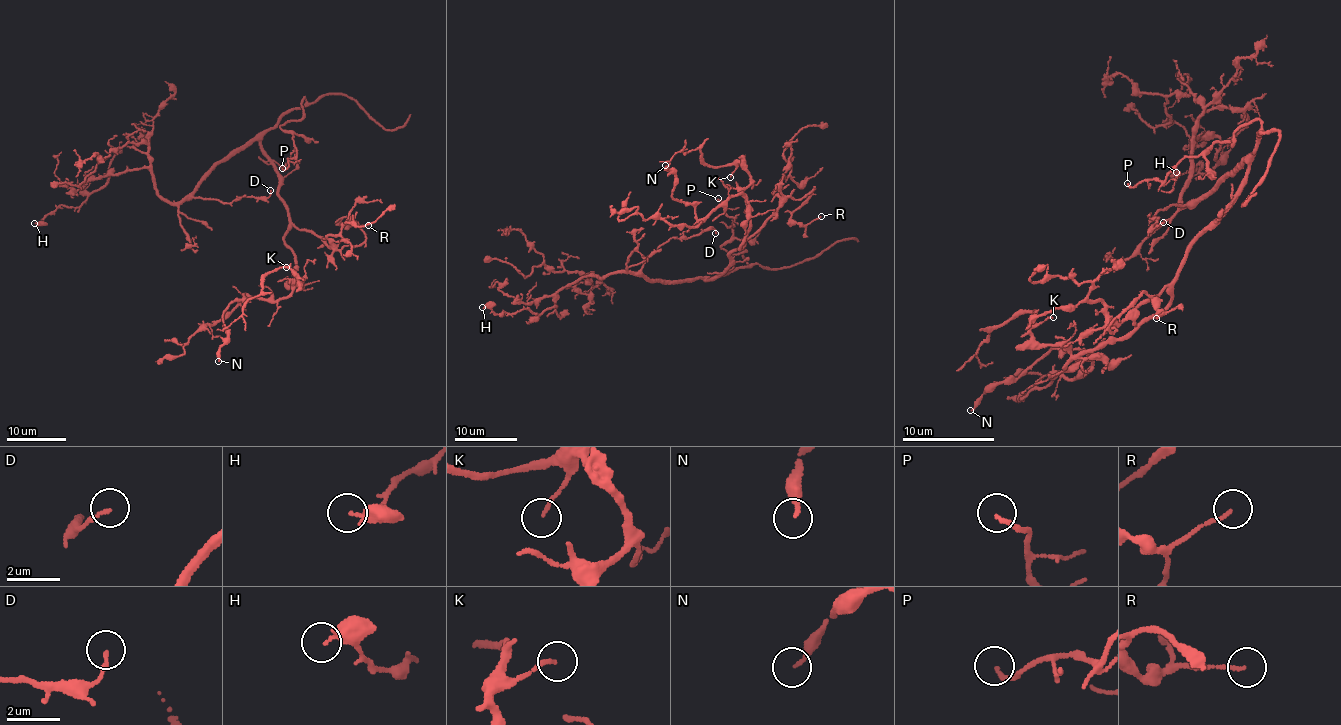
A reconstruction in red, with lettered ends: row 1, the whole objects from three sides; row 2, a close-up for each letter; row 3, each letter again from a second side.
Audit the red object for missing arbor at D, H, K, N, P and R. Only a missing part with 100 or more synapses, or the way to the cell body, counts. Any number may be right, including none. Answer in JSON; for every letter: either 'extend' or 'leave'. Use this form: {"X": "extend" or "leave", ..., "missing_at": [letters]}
{"D": "leave", "H": "leave", "K": "leave", "N": "leave", "P": "leave", "R": "leave", "missing_at": []}

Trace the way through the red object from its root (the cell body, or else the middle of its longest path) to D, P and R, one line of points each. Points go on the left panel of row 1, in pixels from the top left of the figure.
D: (272, 163), (259, 140), (249, 139), (215, 162), (192, 195), (231, 202), (243, 196), (269, 197), (270, 190)
P: (272, 163), (261, 139), (305, 97), (303, 116), (279, 126), (293, 137), (296, 154), (282, 168)
R: (272, 163), (279, 199), (296, 227), (339, 250), (365, 238), (353, 222), (342, 218), (345, 226), (368, 225)

